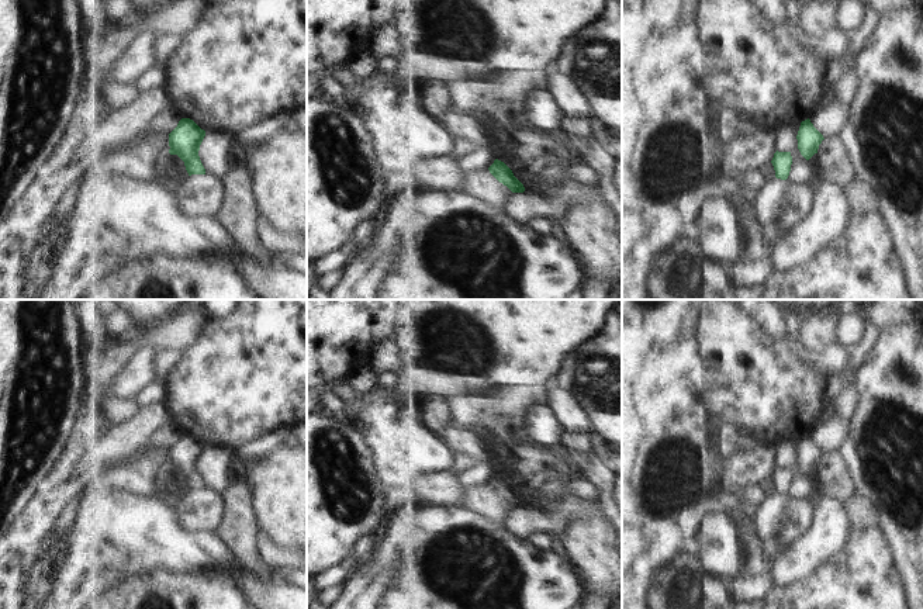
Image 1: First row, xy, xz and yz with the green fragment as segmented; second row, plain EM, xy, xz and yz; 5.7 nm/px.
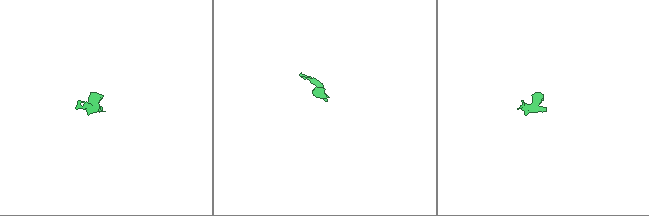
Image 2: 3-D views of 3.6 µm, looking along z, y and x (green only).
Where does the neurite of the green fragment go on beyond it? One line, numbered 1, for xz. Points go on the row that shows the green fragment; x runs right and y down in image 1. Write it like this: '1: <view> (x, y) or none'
1: none

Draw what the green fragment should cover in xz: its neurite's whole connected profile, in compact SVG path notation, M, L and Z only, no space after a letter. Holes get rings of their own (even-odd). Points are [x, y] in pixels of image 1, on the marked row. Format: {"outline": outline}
{"outline": "M495 159L488 167L490 173L512 193L523 193L523 184L514 176L512 170L501 160Z"}

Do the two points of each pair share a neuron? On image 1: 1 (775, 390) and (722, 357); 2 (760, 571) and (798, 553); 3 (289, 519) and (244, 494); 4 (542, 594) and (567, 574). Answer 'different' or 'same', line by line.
1: same
2: different
3: different
4: same

